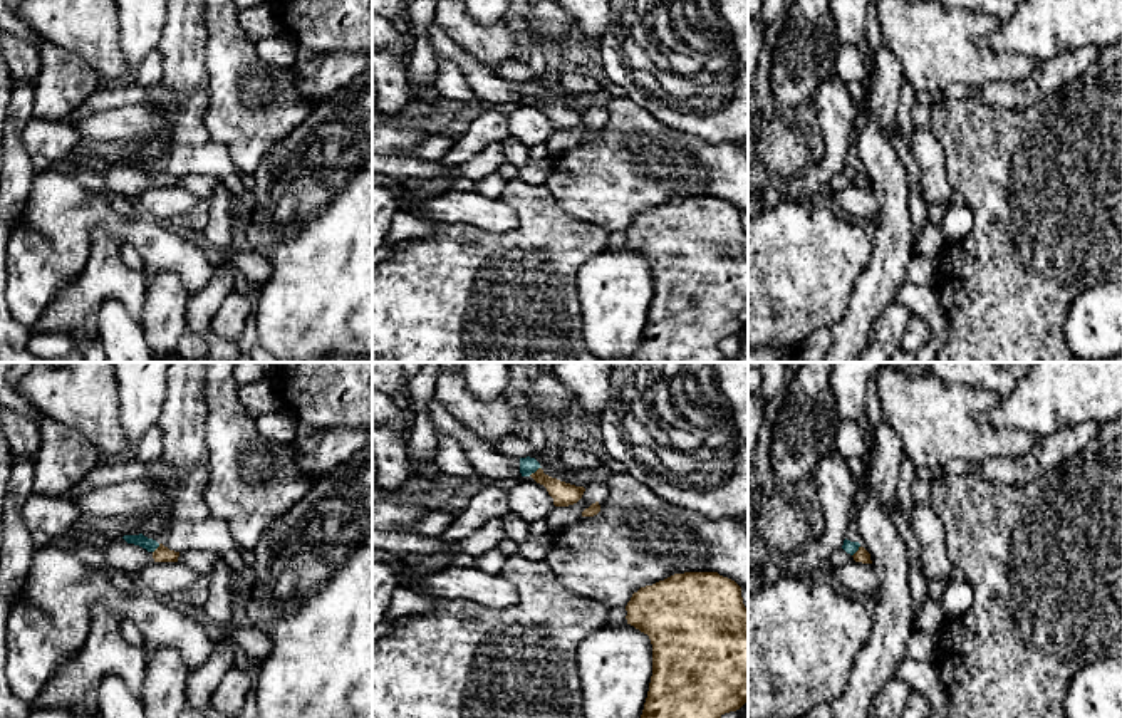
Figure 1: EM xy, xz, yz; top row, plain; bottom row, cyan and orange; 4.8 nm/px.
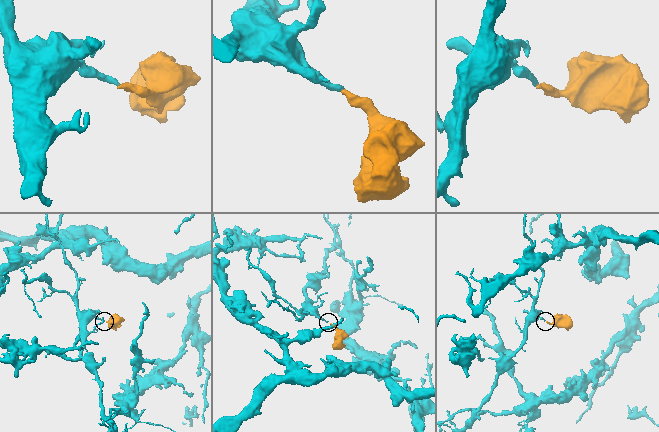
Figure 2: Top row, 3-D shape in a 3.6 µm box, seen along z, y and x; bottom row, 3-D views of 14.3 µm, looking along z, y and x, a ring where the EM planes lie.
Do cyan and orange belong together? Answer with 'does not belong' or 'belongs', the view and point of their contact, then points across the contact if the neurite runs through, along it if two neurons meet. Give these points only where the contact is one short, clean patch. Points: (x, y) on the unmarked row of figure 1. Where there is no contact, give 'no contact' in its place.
does not belong; meets cyan in xz at (534, 96); border along xz (540, 91), (529, 99)

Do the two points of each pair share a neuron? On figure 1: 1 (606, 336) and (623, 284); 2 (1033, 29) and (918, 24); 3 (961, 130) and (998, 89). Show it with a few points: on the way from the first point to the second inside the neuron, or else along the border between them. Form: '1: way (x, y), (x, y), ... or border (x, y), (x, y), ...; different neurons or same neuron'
1: way (612, 322), (614, 297); same neuron
2: border (976, 41), (1000, 52), (1025, 54); different neurons
3: border (975, 94), (992, 106), (1025, 108); different neurons

